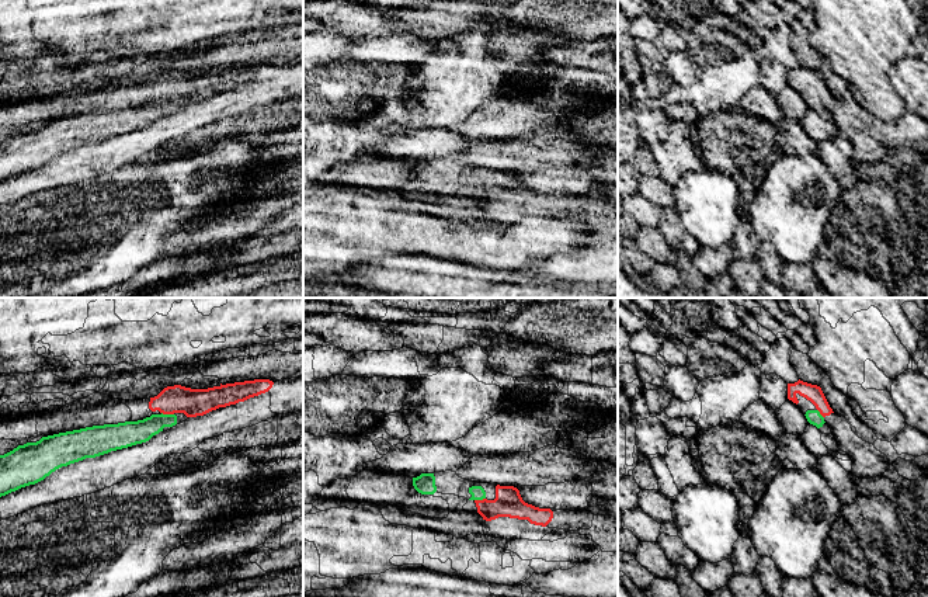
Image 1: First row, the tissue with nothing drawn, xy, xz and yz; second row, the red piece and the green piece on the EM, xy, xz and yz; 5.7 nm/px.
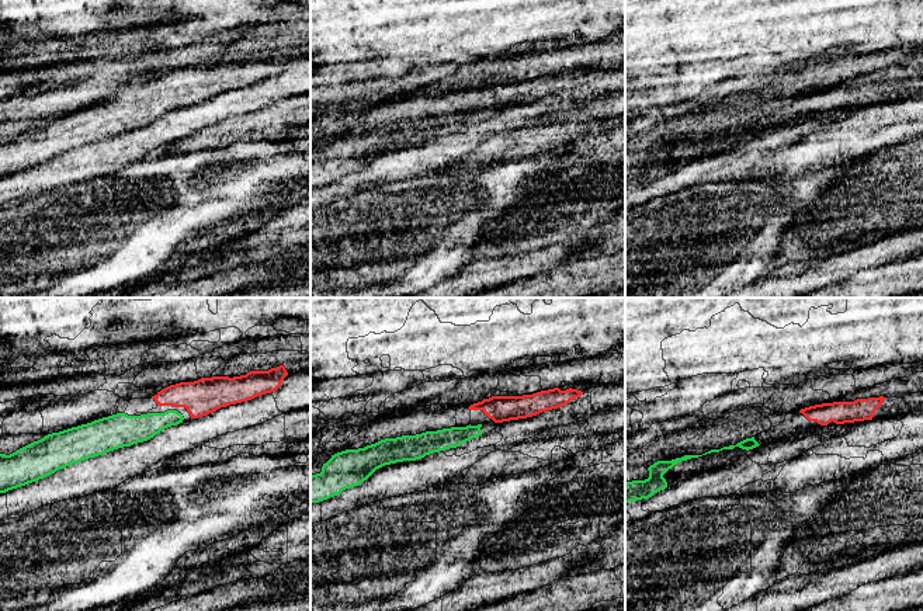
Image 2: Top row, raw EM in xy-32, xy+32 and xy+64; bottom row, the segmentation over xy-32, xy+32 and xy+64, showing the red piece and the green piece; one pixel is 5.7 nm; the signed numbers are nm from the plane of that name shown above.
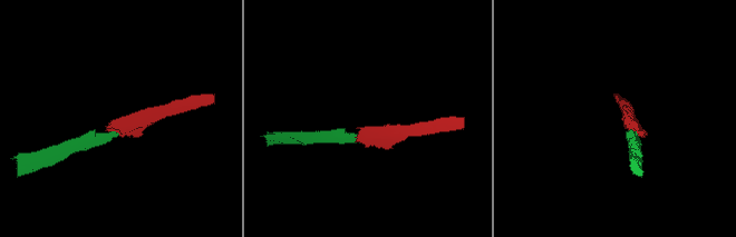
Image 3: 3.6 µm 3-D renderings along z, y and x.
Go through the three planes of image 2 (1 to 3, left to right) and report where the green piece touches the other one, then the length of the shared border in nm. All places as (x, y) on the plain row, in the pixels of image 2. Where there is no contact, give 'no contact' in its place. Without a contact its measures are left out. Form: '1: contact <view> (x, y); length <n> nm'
1: no contact
2: no contact
3: no contact

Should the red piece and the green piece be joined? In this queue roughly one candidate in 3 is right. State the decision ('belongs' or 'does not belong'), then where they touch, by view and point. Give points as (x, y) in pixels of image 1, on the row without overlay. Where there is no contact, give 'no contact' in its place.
belongs | xy (167, 99)

